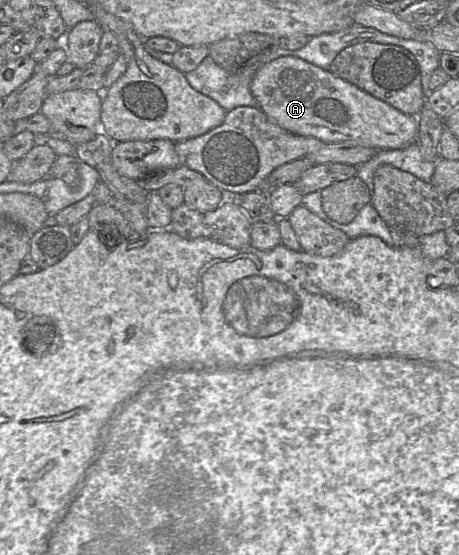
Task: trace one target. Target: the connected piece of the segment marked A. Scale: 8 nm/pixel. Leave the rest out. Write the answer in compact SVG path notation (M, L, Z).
M284 56L262 65L250 91L258 107L282 129L325 143L356 143L375 150L404 149L418 138L418 116L406 115L335 75L298 57Z

